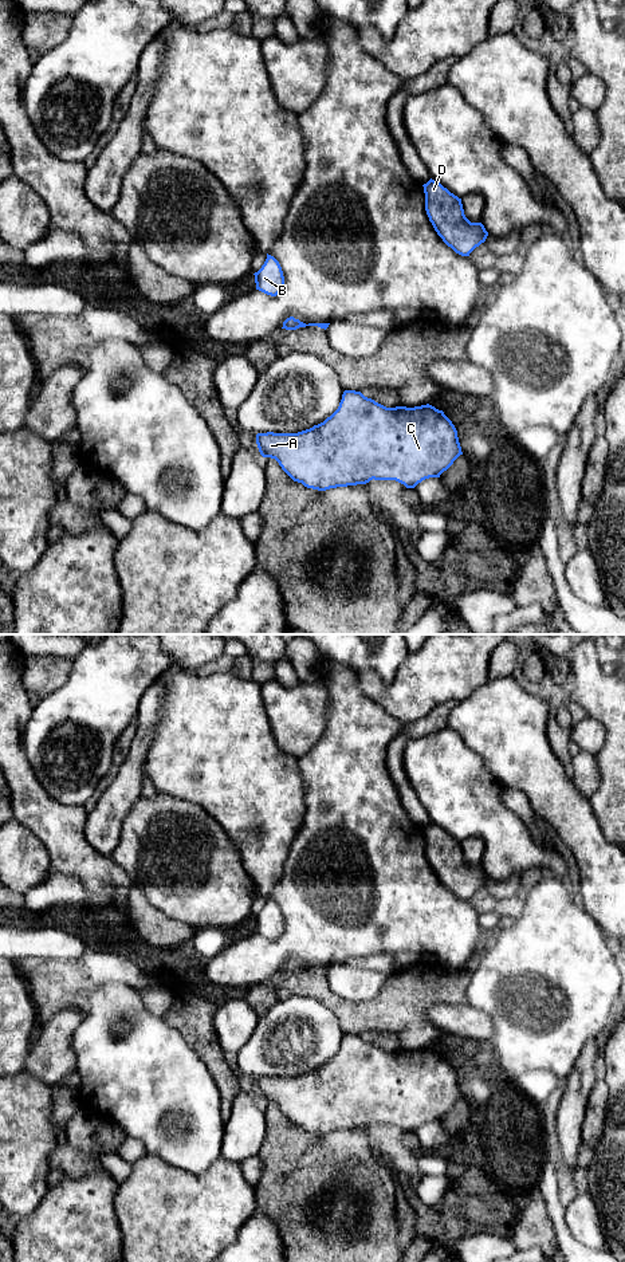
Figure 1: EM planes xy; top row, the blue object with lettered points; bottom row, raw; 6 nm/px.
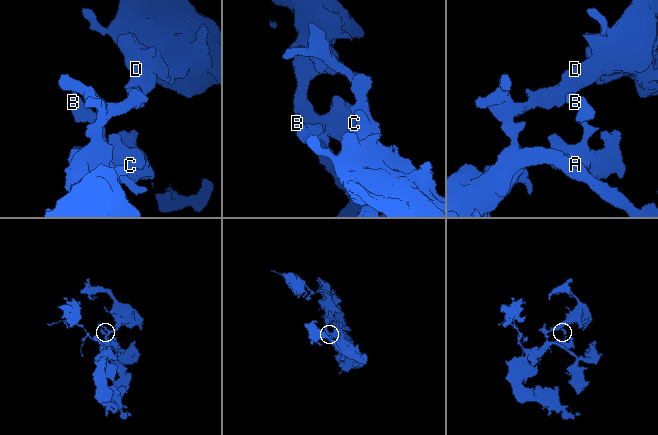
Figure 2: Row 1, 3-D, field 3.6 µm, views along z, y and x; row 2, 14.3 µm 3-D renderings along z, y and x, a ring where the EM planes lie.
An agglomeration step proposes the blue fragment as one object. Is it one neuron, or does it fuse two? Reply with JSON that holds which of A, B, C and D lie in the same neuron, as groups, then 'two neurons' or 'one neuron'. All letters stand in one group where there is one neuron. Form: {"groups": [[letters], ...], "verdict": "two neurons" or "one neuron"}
{"groups": [["A", "B", "C", "D"]], "verdict": "one neuron"}

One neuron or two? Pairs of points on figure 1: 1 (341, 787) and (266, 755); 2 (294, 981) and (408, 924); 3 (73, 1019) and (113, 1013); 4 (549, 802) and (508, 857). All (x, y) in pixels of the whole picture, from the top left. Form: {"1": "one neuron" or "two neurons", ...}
{"1": "two neurons", "2": "two neurons", "3": "two neurons", "4": "two neurons"}

